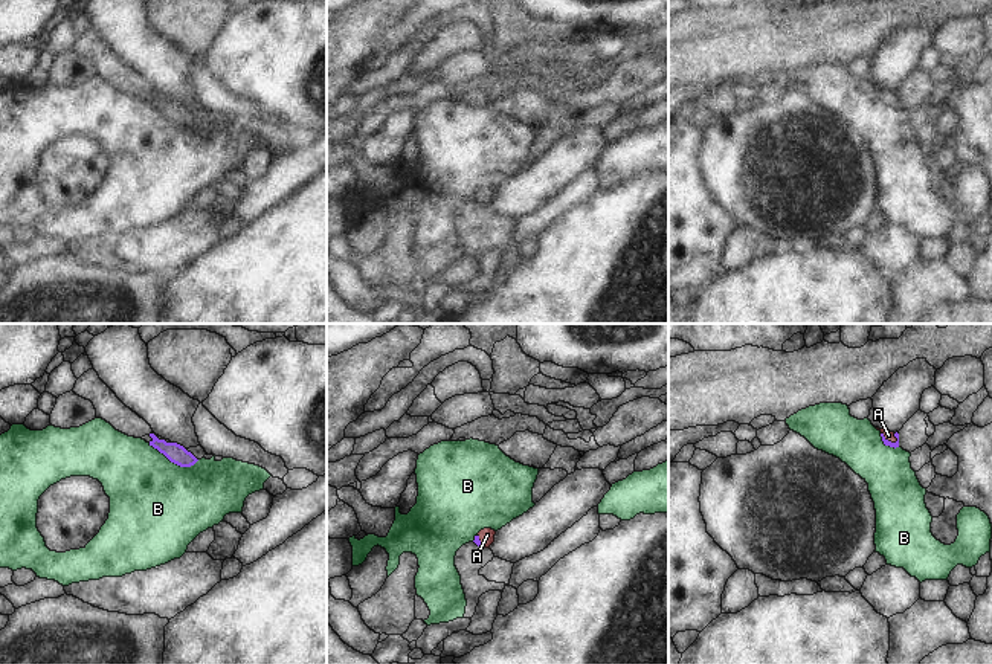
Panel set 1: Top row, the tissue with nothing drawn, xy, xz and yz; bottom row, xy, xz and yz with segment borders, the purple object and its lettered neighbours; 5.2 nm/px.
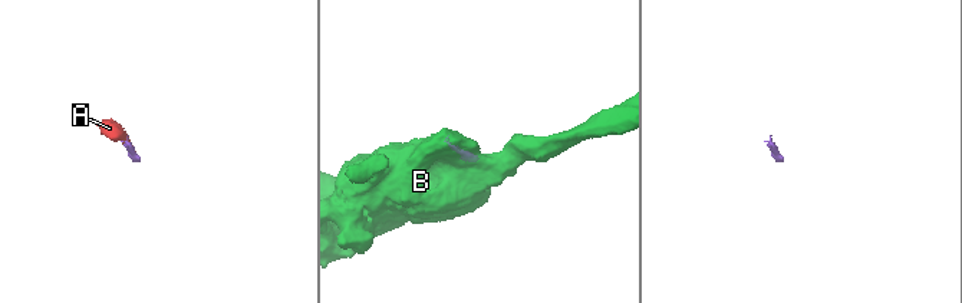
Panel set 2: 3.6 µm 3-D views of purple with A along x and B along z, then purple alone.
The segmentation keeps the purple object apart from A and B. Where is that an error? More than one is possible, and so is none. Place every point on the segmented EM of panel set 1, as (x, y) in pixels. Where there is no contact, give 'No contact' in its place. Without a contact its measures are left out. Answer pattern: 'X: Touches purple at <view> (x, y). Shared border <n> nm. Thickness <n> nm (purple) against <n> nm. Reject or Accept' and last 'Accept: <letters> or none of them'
A: Touches purple at yz (890, 441). Shared border 100 nm. Thickness 30 nm (purple) against 50 nm. Accept
B: Touches purple at xy (174, 463). Shared border 280 nm. Thickness 100 nm (purple) against 500 nm. Reject
Accept: A

